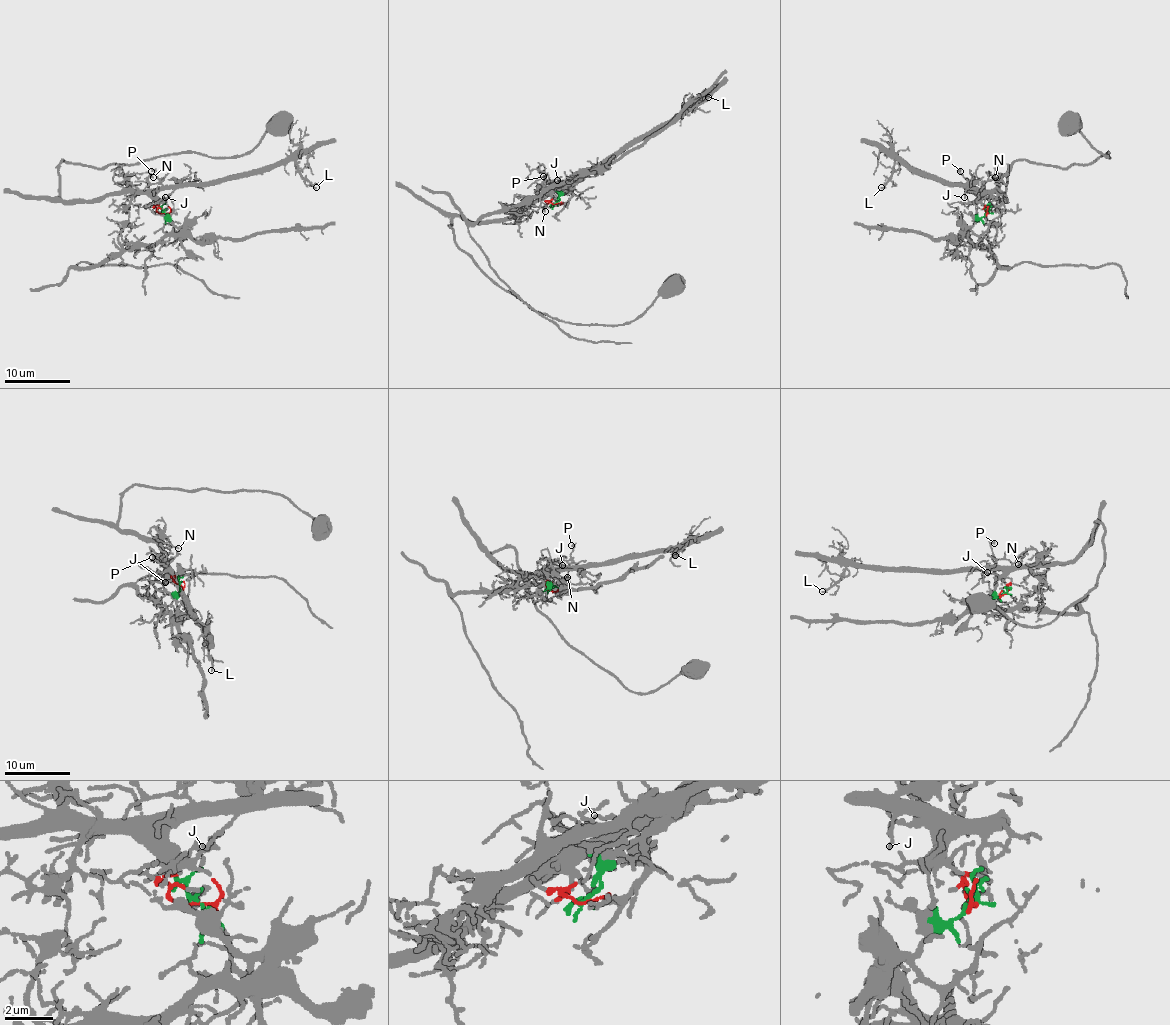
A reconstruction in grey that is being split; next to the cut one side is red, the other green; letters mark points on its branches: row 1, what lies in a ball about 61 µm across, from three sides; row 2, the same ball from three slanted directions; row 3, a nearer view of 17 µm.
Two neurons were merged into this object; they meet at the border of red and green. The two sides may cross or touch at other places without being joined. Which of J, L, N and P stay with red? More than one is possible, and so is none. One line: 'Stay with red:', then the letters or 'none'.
Stay with red: J, L, N, P

